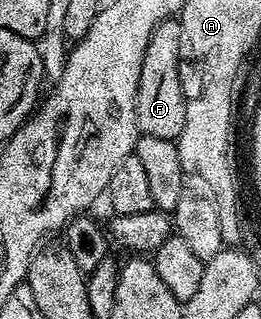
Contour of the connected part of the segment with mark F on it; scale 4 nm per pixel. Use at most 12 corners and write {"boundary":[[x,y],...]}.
{"boundary":[[182,22],[156,29],[141,61],[135,124],[178,140],[188,96],[179,76]]}

